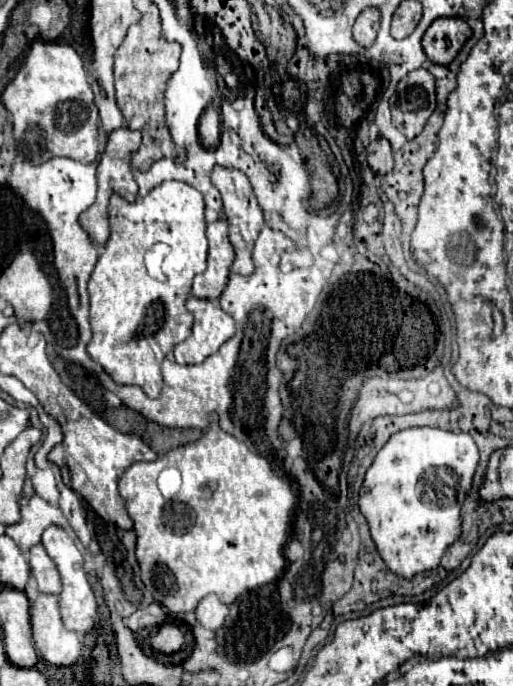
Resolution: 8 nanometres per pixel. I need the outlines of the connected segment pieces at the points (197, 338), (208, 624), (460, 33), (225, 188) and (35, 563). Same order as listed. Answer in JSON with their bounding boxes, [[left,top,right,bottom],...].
[[173,296,235,364],[195,596,229,628],[423,18,471,66],[211,166,263,274],[29,544,61,596]]

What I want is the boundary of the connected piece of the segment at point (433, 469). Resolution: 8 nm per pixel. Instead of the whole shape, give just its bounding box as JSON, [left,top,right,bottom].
[359,426,479,580]

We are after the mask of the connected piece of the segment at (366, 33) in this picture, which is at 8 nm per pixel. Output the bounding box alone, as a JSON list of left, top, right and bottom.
[353,8,379,48]

